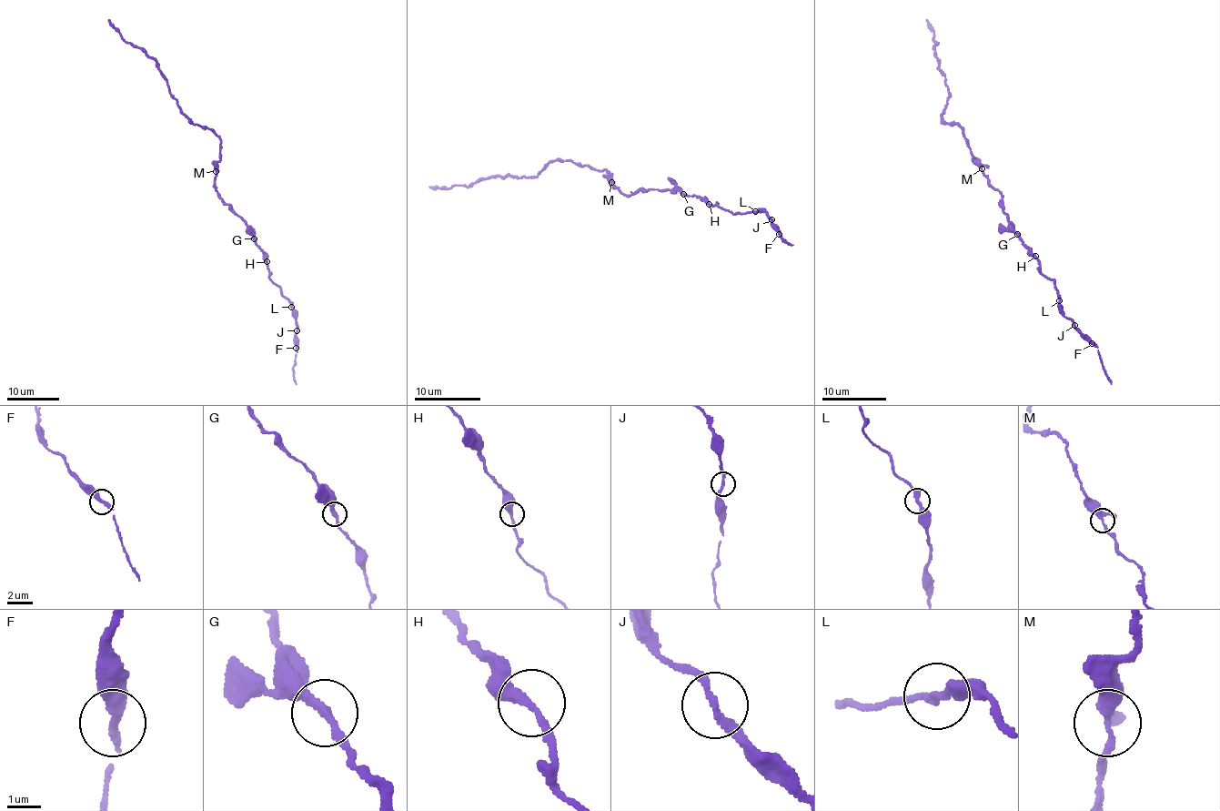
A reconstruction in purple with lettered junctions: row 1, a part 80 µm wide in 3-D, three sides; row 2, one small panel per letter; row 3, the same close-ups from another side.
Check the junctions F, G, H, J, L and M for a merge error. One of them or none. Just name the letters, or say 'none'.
none

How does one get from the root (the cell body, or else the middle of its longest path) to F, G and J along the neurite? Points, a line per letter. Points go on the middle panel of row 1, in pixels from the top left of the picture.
F: (620, 191), (627, 195), (667, 188), (694, 195), (734, 214), (760, 209), (771, 217), (779, 234)
G: (620, 191), (627, 195), (675, 188), (683, 194)
J: (620, 191), (627, 195), (667, 188), (676, 189), (734, 214), (760, 209), (771, 219)

